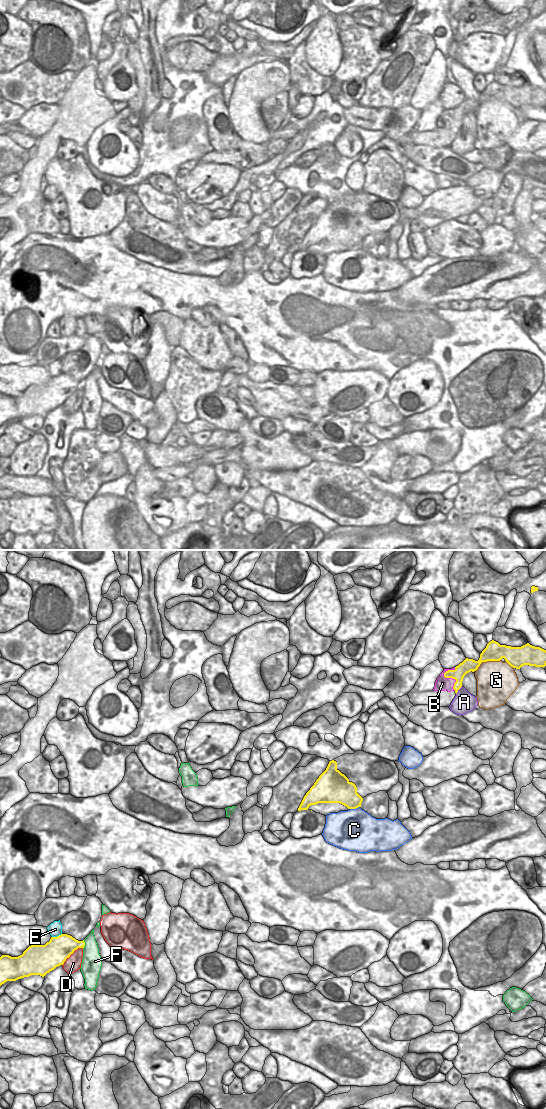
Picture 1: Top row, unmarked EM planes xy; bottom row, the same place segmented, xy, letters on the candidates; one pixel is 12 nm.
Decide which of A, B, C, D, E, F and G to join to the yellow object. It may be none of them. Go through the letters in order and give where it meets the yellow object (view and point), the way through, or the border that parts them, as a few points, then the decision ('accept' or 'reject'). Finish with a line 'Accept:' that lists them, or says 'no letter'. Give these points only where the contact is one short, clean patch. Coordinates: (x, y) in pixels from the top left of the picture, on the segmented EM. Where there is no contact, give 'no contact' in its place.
A: contact xy (458, 689); reject
B: contact xy (448, 677); border xy (454, 667), (448, 669), (444, 676), (455, 680), (455, 690); reject
C: contact xy (354, 808); reject
D: contact xy (71, 953); reject
E: contact xy (57, 936); reject
F: contact xy (84, 944); reject
G: contact xy (487, 660); reject
Accept: no letter

